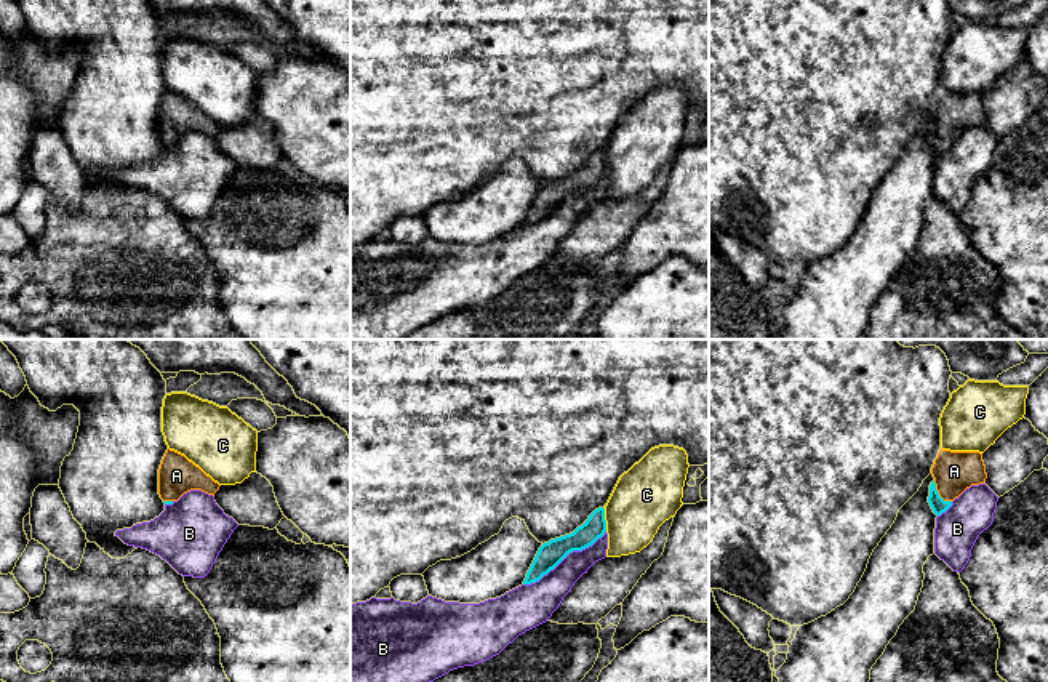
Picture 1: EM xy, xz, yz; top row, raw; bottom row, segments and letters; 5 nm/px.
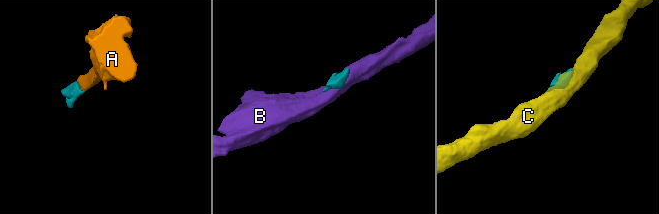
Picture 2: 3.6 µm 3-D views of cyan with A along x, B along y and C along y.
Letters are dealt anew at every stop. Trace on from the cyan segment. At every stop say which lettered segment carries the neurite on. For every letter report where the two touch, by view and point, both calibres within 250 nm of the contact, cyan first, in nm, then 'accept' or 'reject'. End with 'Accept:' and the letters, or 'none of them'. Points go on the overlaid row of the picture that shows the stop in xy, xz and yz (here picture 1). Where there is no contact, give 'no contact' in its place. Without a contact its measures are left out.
A: yz (938, 493) | 80/200 nm | accept
B: xz (565, 556) | 120/180 nm | reject
C: xz (605, 521) | 110/320 nm | reject
Accept: A

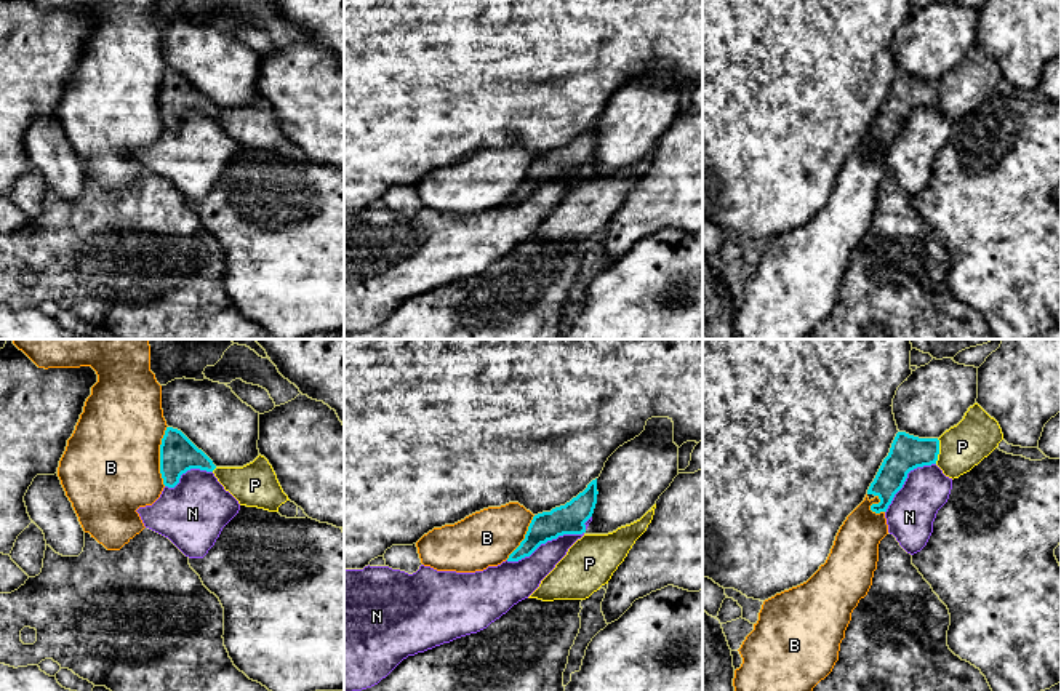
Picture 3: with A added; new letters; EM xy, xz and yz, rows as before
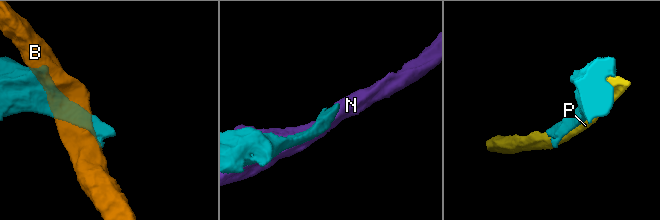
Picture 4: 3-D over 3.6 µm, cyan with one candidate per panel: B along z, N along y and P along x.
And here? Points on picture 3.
B: xy (160, 456) | 190/480 nm | reject
N: xz (544, 543) | 150/200 nm | reject
P: yz (938, 451) | 170/220 nm | reject
Accept: none of them

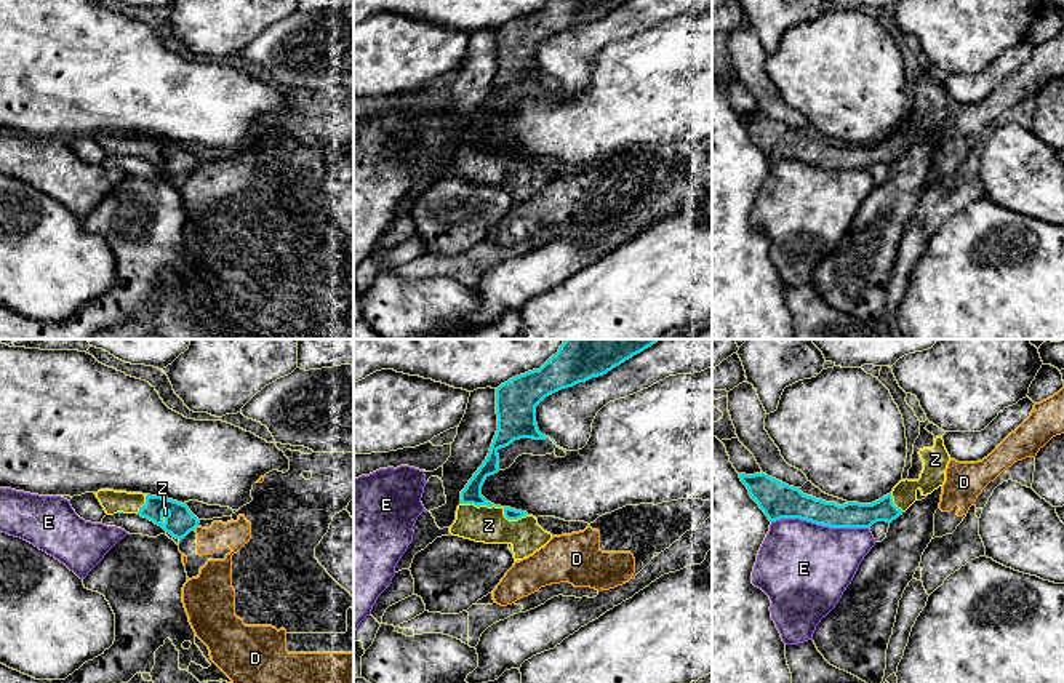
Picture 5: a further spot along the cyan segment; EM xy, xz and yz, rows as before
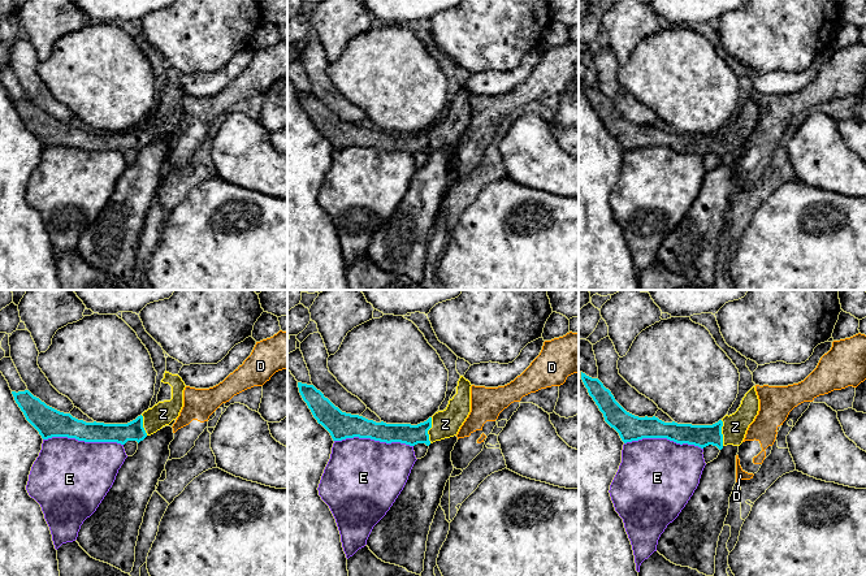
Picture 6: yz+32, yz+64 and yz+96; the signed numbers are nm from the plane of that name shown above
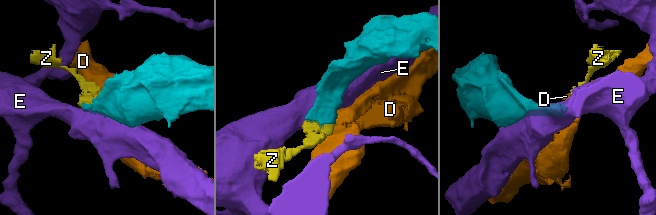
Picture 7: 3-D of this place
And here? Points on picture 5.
D: xy (196, 527) | 150/140 nm | reject
E: yz (820, 523) | 180/460 nm | reject
Z: xz (480, 504) | 100/180 nm | accept
Accept: Z

